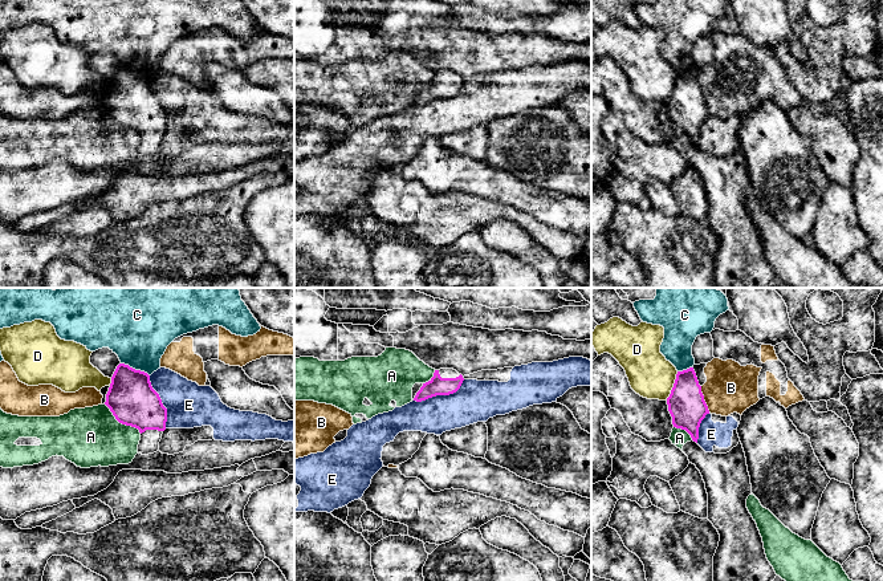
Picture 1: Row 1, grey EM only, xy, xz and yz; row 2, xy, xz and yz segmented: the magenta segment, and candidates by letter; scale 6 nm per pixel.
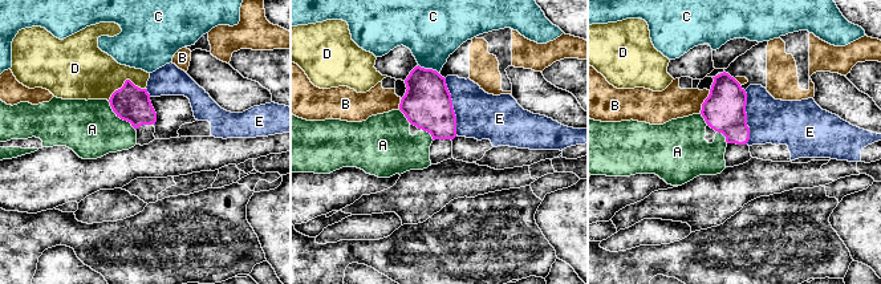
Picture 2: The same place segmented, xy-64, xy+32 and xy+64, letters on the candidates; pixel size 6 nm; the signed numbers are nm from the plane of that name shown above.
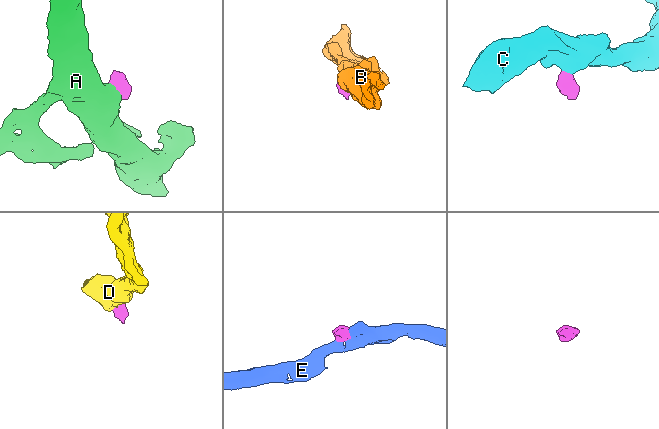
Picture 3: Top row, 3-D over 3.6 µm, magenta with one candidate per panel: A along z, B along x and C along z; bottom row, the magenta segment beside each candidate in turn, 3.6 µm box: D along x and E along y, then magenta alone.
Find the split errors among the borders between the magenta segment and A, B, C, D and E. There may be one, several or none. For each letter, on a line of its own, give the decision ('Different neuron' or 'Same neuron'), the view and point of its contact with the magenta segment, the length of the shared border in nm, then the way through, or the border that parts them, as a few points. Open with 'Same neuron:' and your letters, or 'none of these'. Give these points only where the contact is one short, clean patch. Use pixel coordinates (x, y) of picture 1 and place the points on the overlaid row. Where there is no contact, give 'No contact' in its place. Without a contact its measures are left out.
Same neuron: none of these
A: Different neuron. Touches magenta at xy (121, 422). Shared border 280 nm. Boundary: xy (105, 403), (119, 422), (134, 426), (141, 433)
B: Different neuron. Touches magenta at yz (703, 399). Shared border 170 nm. Boundary: yz (700, 386), (703, 399), (709, 411)
C: Different neuron. Touches magenta at xy (134, 369). Shared border 190 nm. Boundary: xy (121, 362), (143, 370), (149, 376)
D: Different neuron. Touches magenta at yz (674, 386). Shared border 190 nm. Boundary: yz (678, 372), (671, 393), (666, 399)
E: Different neuron. Touches magenta at xz (440, 394). Shared border 340 nm

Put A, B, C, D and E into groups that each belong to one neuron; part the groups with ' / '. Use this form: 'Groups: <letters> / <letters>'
Groups: A / B / C / D / E

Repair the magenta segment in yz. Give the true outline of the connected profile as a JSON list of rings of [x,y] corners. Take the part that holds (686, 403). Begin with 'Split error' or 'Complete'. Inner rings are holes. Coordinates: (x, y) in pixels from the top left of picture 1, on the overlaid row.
Split error. [[[693,367],[677,371],[667,405],[674,427],[685,430],[692,438],[683,446],[683,452],[703,476],[708,493],[707,519],[720,535],[713,556],[713,581],[773,581],[777,574],[766,558],[762,537],[746,508],[752,484],[741,442],[727,454],[705,452],[697,444],[700,423],[709,410]]]

